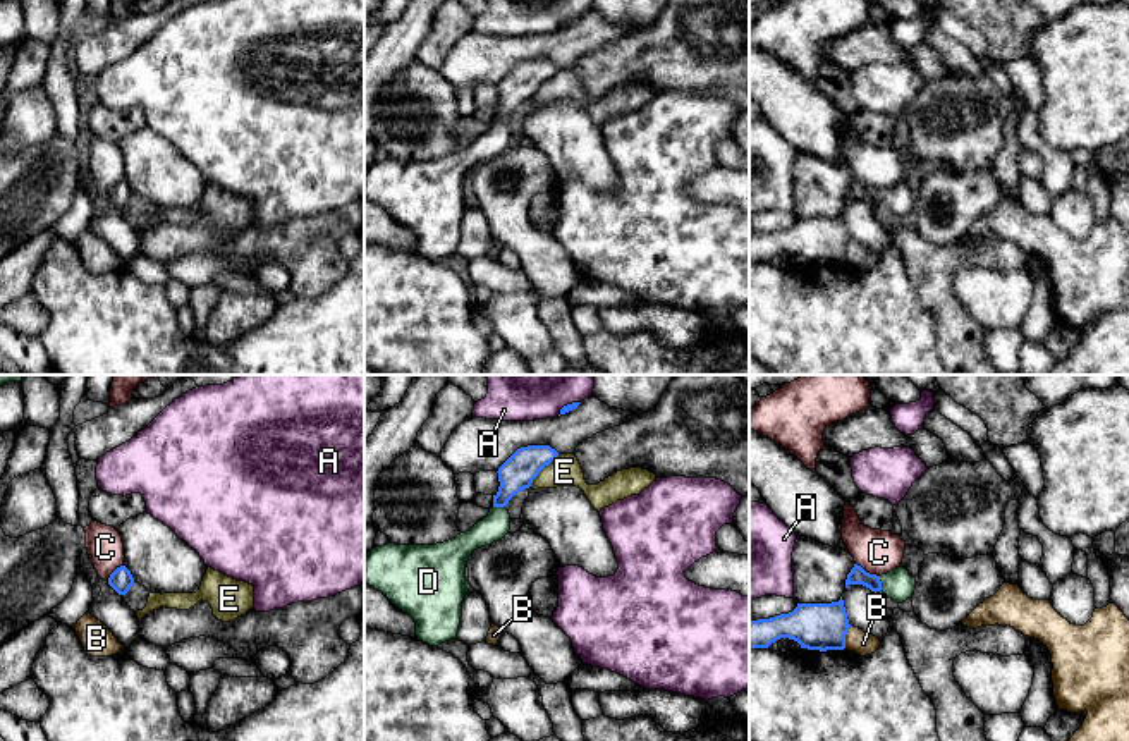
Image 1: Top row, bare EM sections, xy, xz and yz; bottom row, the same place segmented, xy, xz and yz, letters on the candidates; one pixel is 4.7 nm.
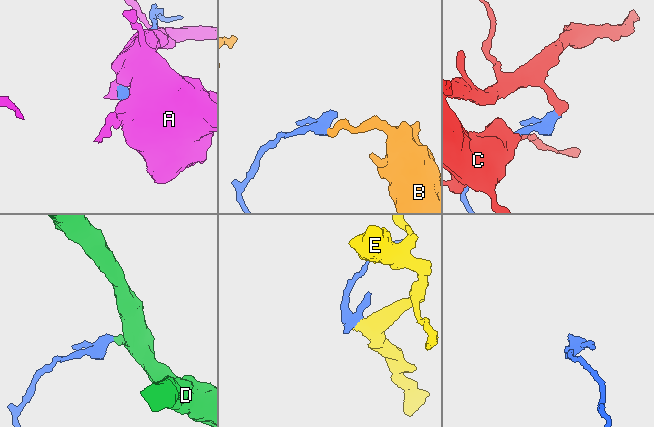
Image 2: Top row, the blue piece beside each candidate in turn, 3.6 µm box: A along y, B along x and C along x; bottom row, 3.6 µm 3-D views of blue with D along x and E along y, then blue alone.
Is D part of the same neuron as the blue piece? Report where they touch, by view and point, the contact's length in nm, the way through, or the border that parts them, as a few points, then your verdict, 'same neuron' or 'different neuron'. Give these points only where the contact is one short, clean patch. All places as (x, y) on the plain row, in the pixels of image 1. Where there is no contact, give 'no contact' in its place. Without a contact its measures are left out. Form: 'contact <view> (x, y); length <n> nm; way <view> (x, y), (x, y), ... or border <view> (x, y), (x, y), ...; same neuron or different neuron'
contact yz (880, 198); length 70 nm; same neuron

